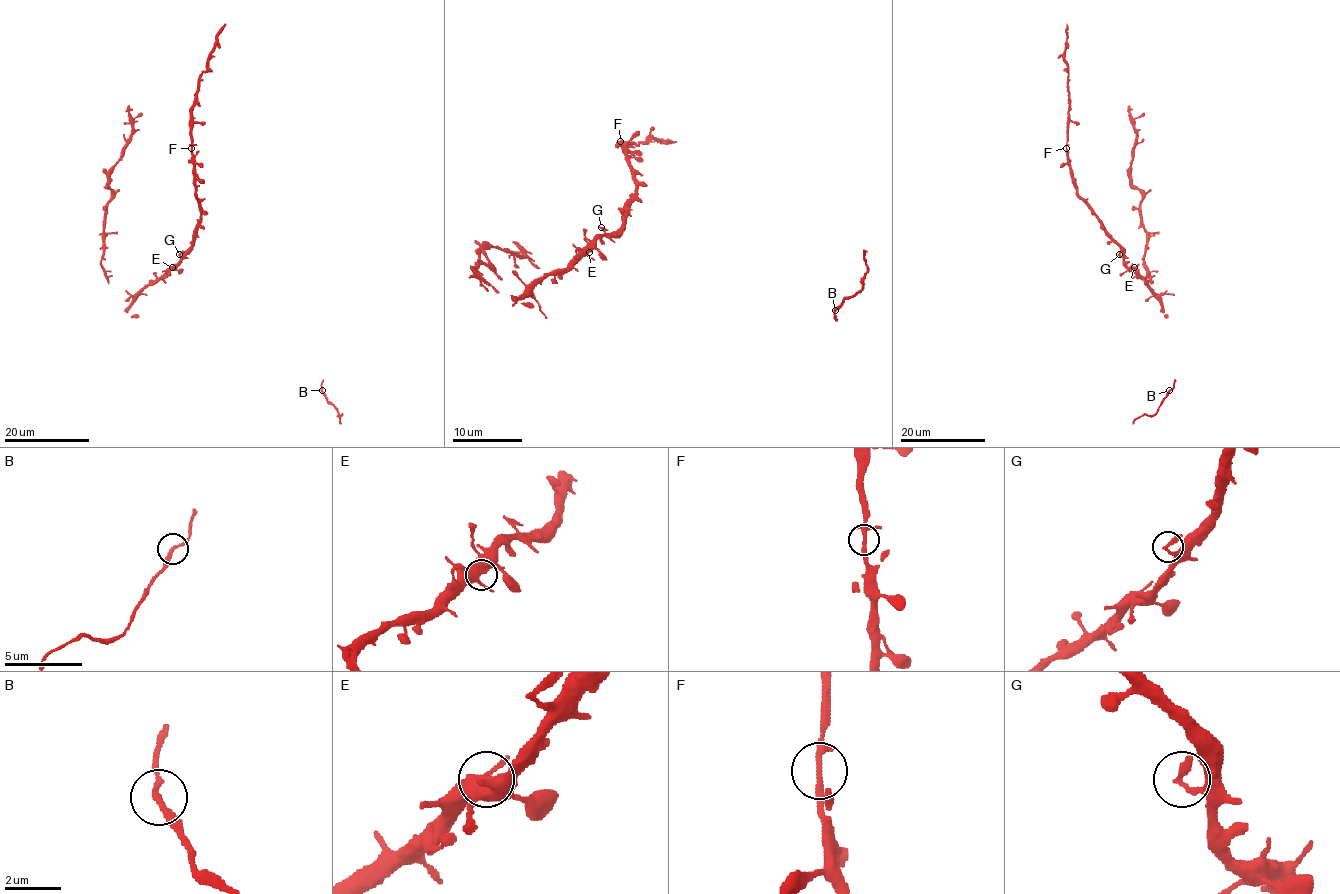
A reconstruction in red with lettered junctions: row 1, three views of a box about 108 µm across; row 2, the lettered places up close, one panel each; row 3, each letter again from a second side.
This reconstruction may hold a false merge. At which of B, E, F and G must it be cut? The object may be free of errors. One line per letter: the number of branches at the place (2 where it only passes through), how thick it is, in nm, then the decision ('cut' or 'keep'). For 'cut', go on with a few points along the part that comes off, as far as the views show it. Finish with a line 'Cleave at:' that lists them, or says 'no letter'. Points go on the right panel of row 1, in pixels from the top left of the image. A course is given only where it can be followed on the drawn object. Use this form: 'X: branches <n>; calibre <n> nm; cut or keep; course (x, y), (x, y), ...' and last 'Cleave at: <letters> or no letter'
B: branches 2; calibre 200 nm; keep
E: branches 4; calibre 460 nm; keep
F: branches 4; calibre 200 nm; keep
G: branches 2; calibre 200 nm; keep
Cleave at: no letter

